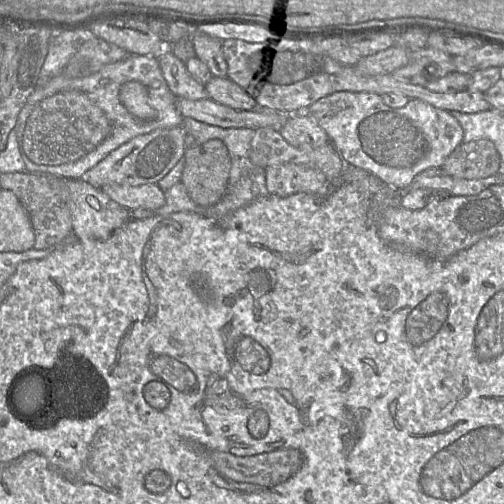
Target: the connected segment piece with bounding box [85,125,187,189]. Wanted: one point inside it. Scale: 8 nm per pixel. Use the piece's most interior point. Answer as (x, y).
(145, 159)

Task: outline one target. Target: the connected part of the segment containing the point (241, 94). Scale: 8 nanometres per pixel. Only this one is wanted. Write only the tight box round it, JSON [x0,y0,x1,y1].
[204,76,263,111]

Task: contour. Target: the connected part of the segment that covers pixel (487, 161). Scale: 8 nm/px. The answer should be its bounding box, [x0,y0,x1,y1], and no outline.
[441,139,500,179]

